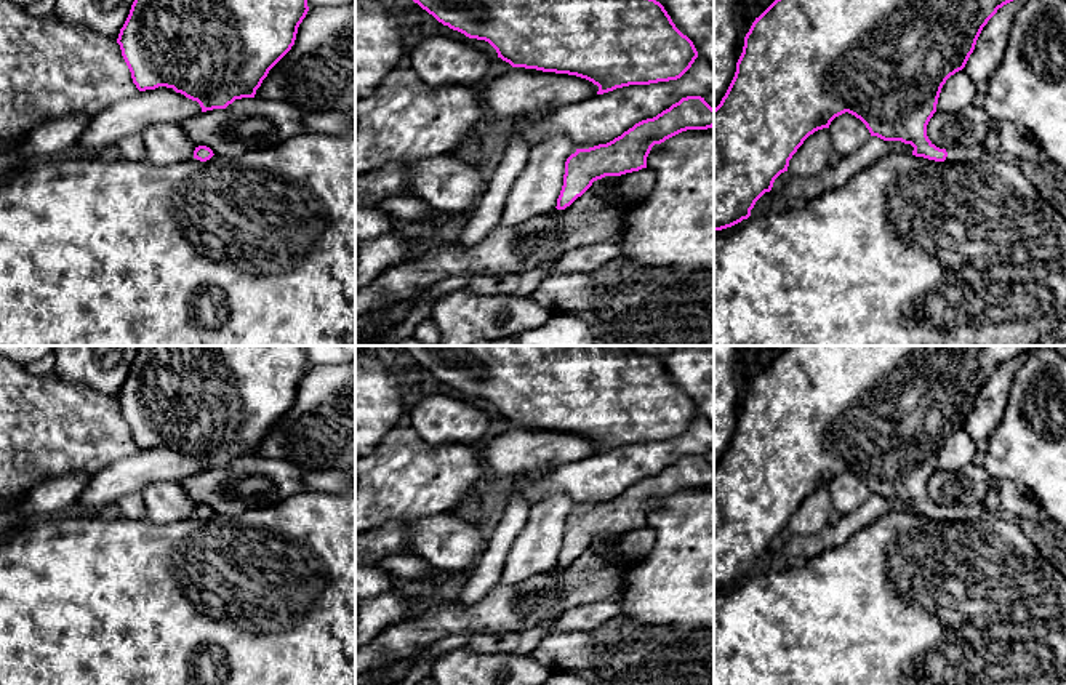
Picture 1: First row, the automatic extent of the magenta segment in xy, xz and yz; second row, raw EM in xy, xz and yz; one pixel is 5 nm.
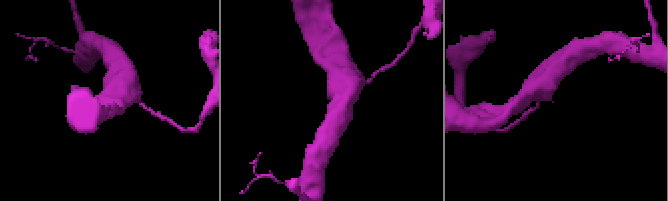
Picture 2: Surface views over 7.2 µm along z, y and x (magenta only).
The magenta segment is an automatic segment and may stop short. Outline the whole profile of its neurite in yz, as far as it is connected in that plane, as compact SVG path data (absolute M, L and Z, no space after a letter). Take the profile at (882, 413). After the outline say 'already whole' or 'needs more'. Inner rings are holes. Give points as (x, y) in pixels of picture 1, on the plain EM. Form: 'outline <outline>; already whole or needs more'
outline M787 346L755 379L744 395L743 411L736 421L735 435L714 467L714 591L731 586L751 575L755 560L773 546L775 538L787 530L789 519L804 499L818 488L829 487L831 480L848 471L860 477L871 495L884 499L901 499L914 506L912 514L935 520L973 520L988 517L978 504L940 507L927 495L927 483L936 471L938 456L946 439L962 429L975 408L976 399L988 379L1004 363L1029 352L1036 346Z; needs more

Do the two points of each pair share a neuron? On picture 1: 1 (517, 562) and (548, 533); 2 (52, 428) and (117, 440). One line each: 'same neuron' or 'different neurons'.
1: same neuron
2: same neuron

